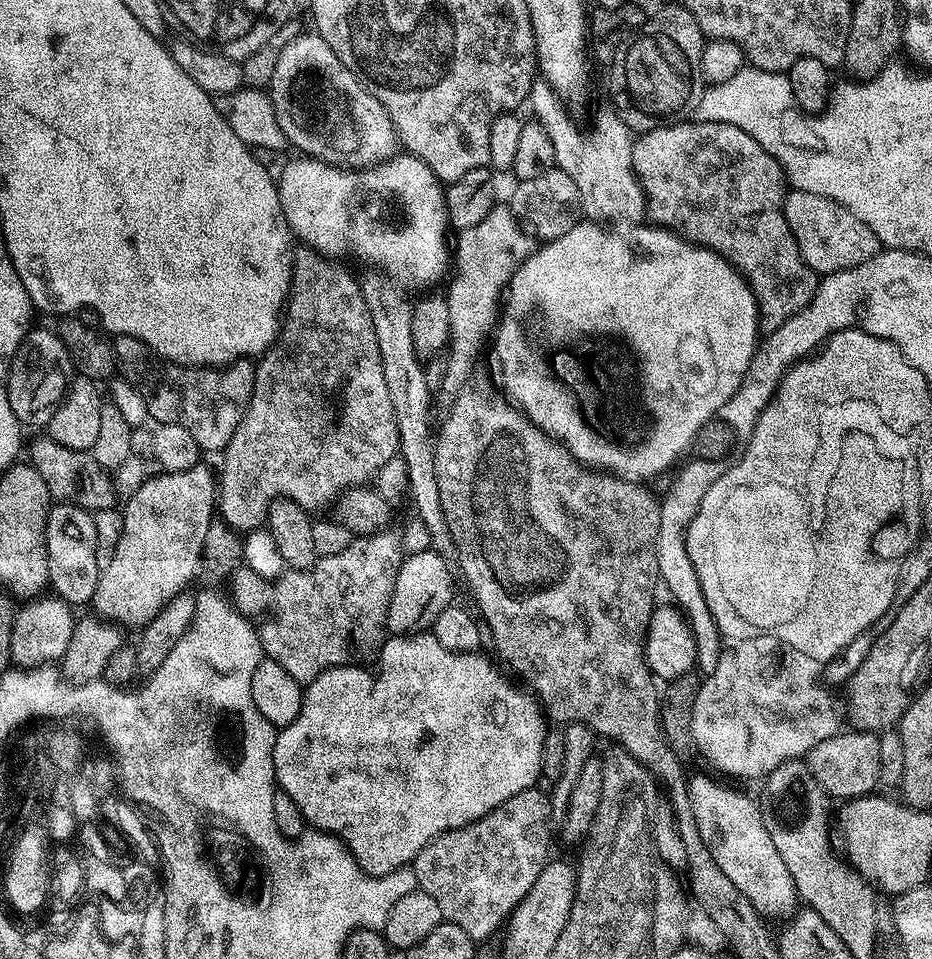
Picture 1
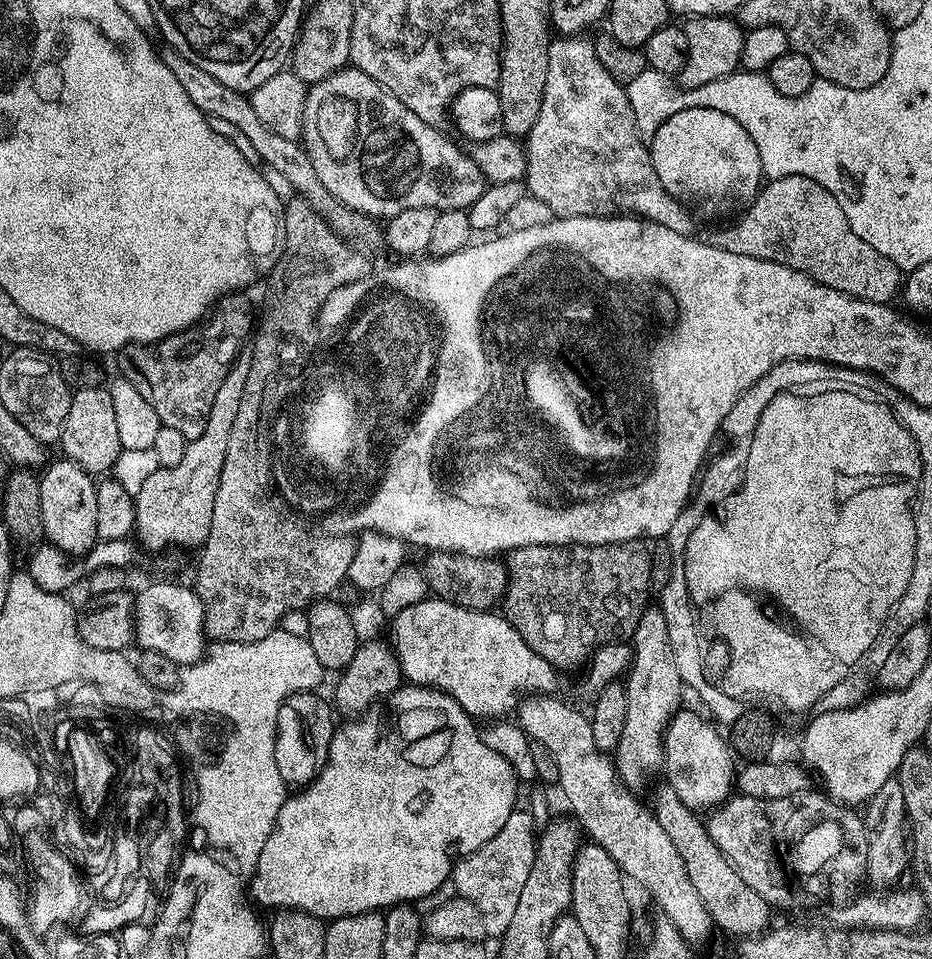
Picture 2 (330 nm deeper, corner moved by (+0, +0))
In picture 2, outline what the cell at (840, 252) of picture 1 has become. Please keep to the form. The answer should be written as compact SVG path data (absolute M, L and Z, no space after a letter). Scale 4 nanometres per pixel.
M783 176L777 180L768 180L756 193L751 204L739 213L740 221L716 232L710 236L710 242L715 248L726 250L730 254L746 254L750 258L762 258L770 262L778 262L795 272L806 274L822 286L830 286L839 292L845 292L866 302L891 305L892 299L897 299L902 288L902 273L890 258L882 258L874 246L862 242L854 230L850 230L850 222L846 222L846 214L842 214L842 206L830 190L818 186L810 178L801 176Z

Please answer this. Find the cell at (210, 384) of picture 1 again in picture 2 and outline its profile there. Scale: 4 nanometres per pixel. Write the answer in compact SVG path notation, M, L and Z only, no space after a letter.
M230 292L212 305L204 319L196 321L189 328L184 328L181 332L175 332L161 340L155 340L152 344L128 344L120 349L119 375L128 379L138 393L150 402L163 427L178 430L187 440L193 440L198 438L198 434L202 434L202 430L206 430L206 422L210 418L210 406L218 394L218 386L222 386L222 378L226 378L230 366L242 351L243 344L240 343L248 335L247 340L253 335L252 328L254 332L251 302L240 292Z

